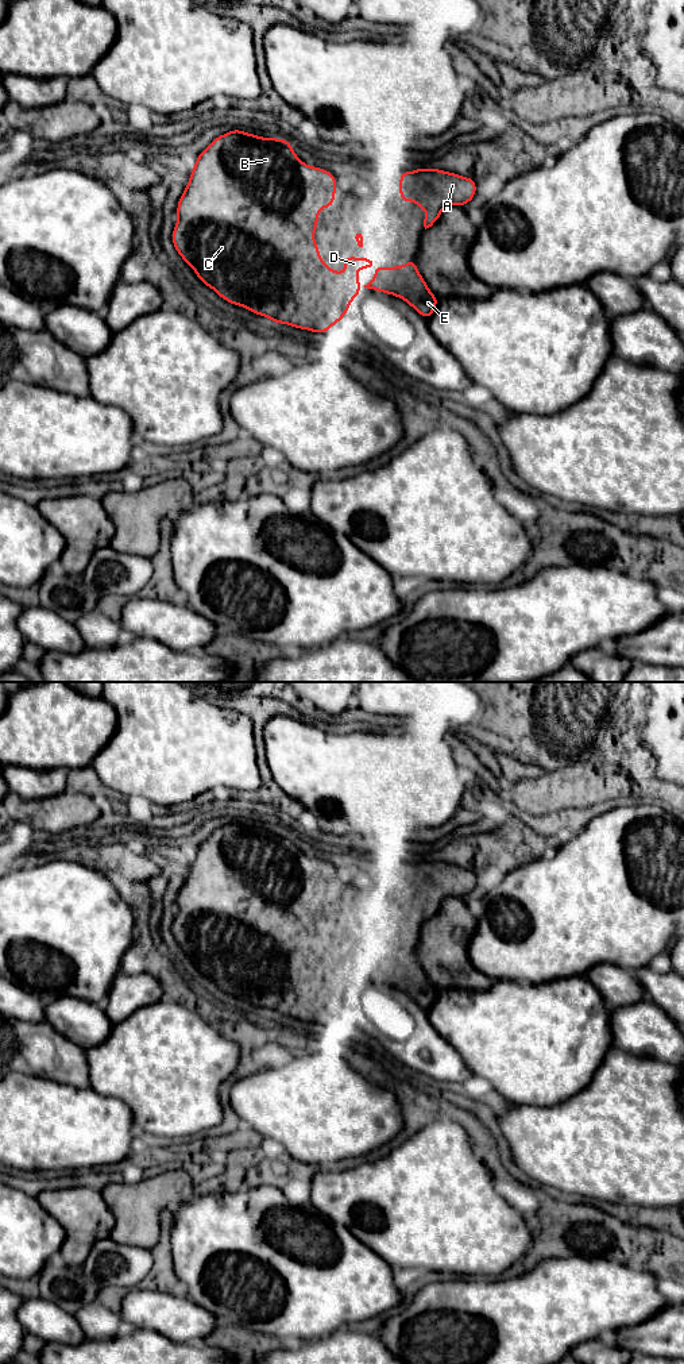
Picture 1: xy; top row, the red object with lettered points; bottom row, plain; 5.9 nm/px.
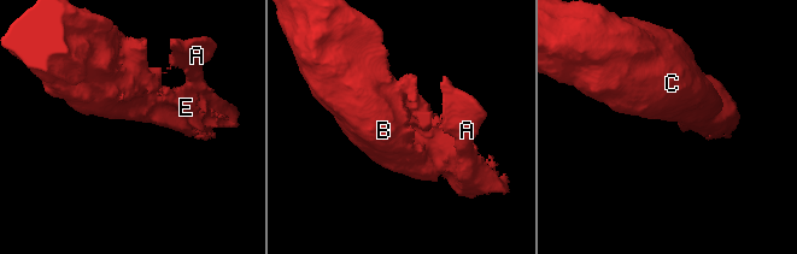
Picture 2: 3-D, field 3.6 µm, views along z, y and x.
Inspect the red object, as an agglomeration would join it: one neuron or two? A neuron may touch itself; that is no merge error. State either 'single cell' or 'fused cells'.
single cell

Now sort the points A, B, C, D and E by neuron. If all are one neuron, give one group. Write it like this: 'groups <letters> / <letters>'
groups A B C D E

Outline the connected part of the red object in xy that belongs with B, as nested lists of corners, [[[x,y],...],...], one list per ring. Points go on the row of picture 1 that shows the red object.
[[[231,130],[212,140],[212,143],[204,149],[193,165],[189,182],[183,190],[183,194],[177,204],[177,224],[171,232],[171,242],[179,257],[194,270],[200,281],[213,289],[223,300],[250,309],[254,315],[266,316],[273,323],[287,324],[300,330],[308,330],[317,335],[331,331],[333,323],[340,323],[343,316],[351,308],[351,300],[359,297],[360,285],[358,269],[364,270],[374,267],[375,277],[364,285],[364,288],[389,293],[405,300],[411,308],[414,308],[425,320],[428,320],[434,312],[438,298],[429,290],[425,280],[420,274],[416,259],[410,258],[403,266],[393,267],[376,267],[374,258],[355,258],[352,255],[343,258],[345,273],[337,273],[321,261],[321,254],[317,243],[314,242],[314,232],[318,224],[318,211],[321,208],[332,208],[335,203],[335,192],[337,189],[337,181],[333,174],[326,169],[305,165],[293,151],[291,142],[278,138],[262,138],[259,135],[248,134],[241,130]]]

